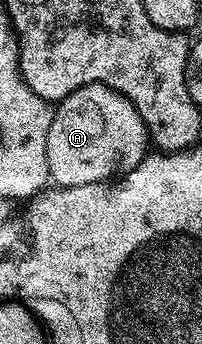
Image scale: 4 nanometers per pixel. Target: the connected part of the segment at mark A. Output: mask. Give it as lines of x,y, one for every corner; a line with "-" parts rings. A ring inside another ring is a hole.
104,84
81,86
58,101
49,126
47,157
50,183
68,188
102,184
124,172
132,172
149,152
149,137
141,114
119,92

